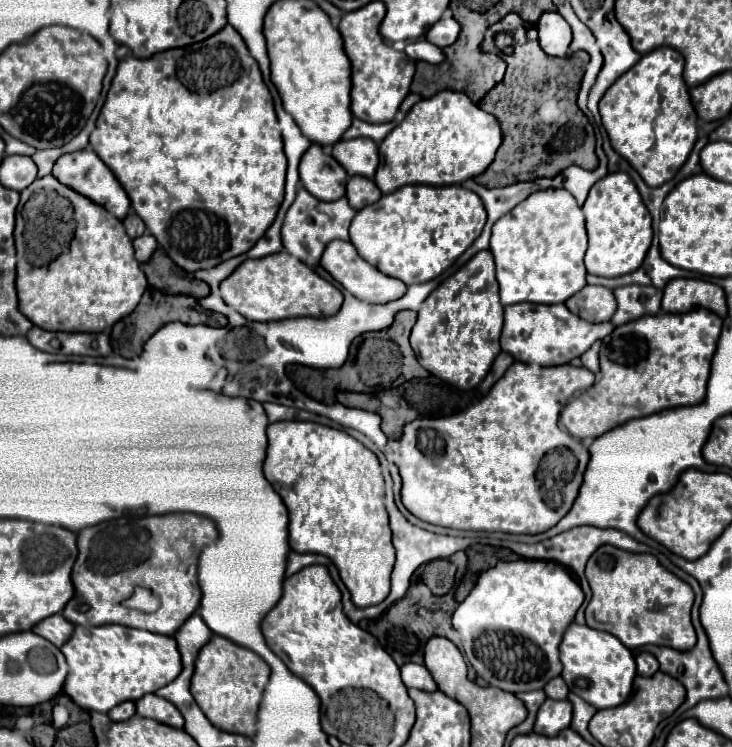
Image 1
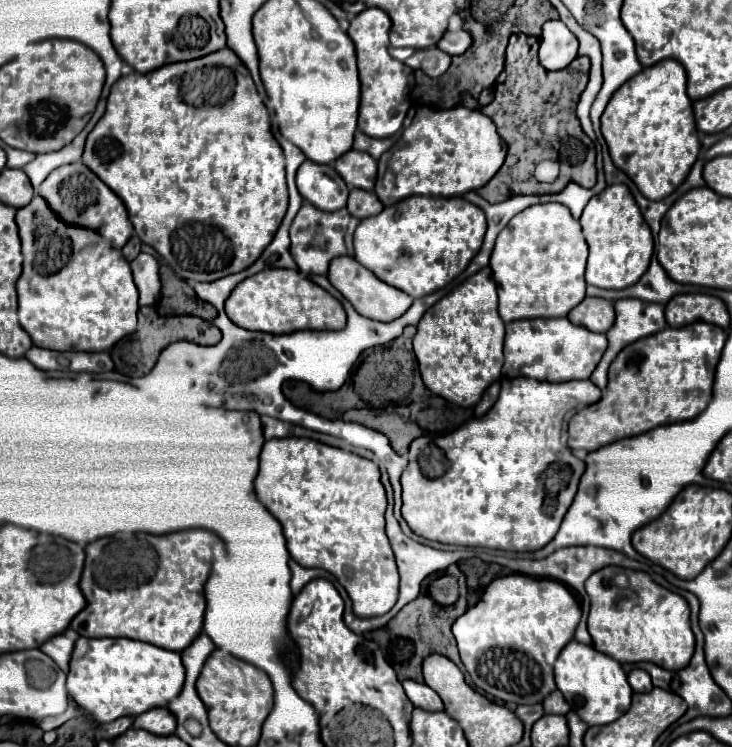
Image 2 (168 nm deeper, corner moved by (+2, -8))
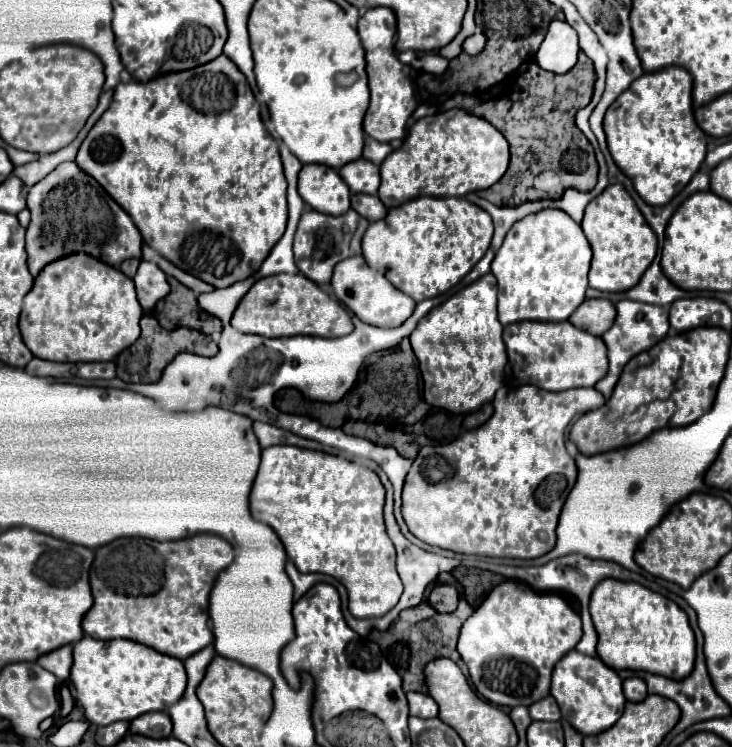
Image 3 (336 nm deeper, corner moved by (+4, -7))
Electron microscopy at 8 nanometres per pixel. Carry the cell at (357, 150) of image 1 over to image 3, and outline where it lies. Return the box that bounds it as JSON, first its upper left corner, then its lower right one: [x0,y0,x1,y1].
[340,159,380,195]

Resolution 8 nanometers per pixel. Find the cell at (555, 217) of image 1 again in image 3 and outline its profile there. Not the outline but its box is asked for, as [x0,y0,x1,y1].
[492,209,592,325]

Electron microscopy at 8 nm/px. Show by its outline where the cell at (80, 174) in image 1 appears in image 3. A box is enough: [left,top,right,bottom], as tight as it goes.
[26,163,142,275]

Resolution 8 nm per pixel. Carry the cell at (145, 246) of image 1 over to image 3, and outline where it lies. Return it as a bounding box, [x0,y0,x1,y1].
[134,261,170,313]

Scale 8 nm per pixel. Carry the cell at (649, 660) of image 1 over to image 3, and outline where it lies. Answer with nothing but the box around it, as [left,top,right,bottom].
[624,677,646,701]

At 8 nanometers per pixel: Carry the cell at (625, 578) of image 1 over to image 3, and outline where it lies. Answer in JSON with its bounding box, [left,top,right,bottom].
[590,579,696,679]

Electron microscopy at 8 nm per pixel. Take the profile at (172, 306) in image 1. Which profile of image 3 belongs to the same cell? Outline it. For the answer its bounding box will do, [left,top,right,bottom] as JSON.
[116,317,218,383]

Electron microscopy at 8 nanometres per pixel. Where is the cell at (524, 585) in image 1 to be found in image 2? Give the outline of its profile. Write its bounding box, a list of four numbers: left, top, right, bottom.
[452,574,580,704]

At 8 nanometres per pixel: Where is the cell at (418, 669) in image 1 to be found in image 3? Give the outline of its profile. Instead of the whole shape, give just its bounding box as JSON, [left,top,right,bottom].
[408,693,438,717]

